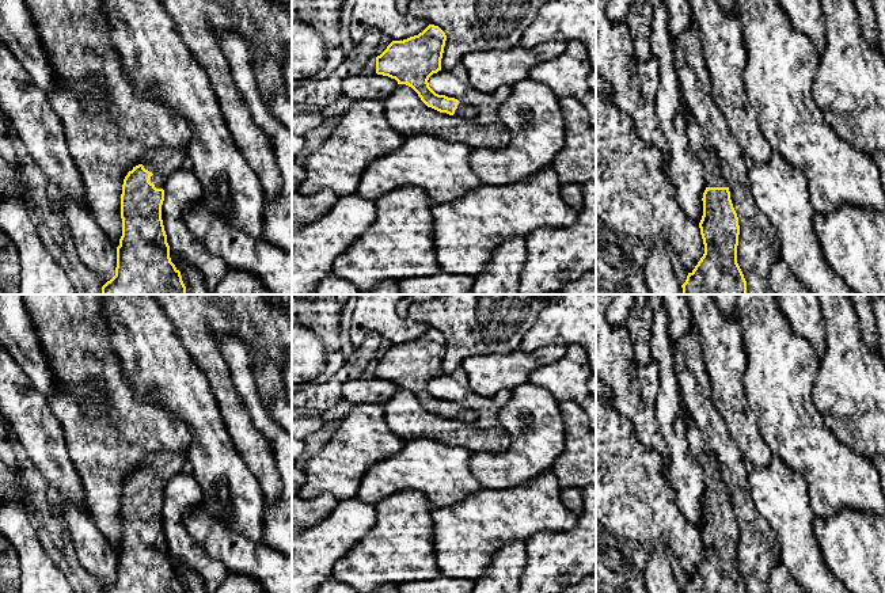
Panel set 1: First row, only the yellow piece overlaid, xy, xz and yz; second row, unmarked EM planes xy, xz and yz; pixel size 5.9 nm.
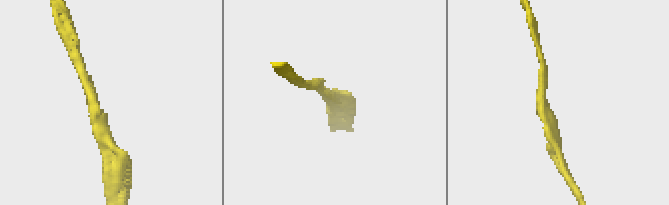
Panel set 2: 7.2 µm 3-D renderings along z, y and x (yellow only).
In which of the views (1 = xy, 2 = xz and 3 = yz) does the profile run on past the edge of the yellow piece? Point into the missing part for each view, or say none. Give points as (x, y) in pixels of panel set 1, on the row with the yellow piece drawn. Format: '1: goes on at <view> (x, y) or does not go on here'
1: goes on at xy (162, 163)
2: goes on at xz (466, 110)
3: goes on at yz (703, 151)

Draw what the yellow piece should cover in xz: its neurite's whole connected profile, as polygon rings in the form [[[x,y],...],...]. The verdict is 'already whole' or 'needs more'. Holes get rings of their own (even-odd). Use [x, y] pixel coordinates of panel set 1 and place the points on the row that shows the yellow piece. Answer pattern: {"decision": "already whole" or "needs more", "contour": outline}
{"decision": "needs more", "contour": [[[429,24],[418,35],[392,41],[376,57],[376,73],[395,79],[398,84],[411,87],[428,107],[475,121],[478,115],[475,106],[438,95],[429,87],[429,77],[441,71],[445,41],[445,33],[434,24]]]}

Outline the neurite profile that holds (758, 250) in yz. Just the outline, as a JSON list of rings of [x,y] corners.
[[[694,20],[673,41],[673,53],[680,95],[715,152],[738,217],[737,263],[747,281],[747,294],[775,294],[768,275],[780,256],[776,232],[751,198],[744,153],[713,100],[711,80],[702,58],[698,24]]]

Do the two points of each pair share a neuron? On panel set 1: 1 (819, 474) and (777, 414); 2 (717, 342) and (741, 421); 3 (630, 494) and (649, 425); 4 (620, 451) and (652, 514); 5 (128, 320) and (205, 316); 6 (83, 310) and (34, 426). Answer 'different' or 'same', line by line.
1: same
2: same
3: different
4: same
5: different
6: different

